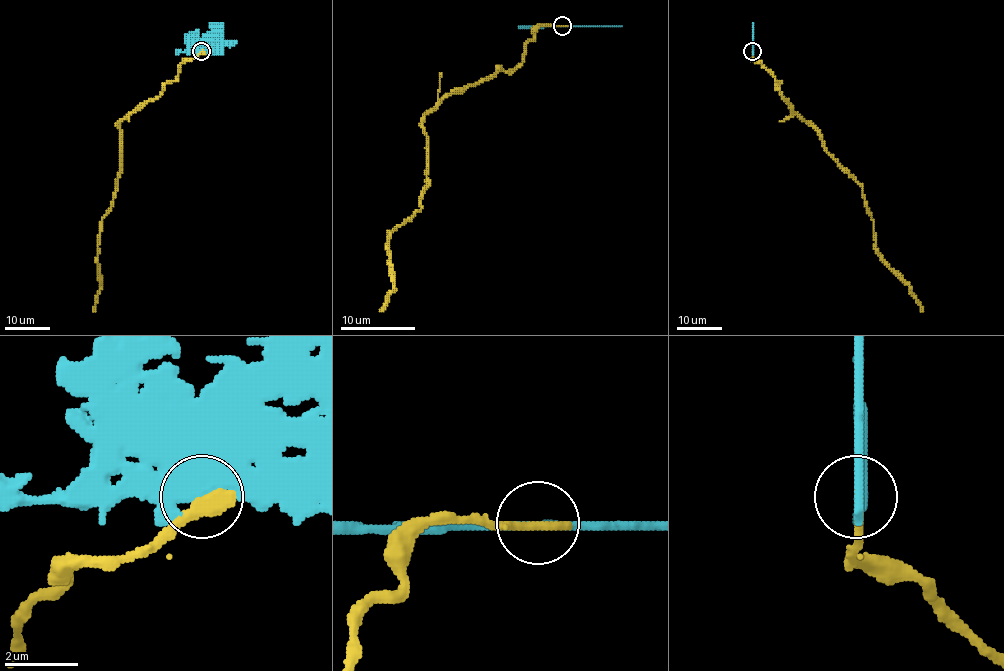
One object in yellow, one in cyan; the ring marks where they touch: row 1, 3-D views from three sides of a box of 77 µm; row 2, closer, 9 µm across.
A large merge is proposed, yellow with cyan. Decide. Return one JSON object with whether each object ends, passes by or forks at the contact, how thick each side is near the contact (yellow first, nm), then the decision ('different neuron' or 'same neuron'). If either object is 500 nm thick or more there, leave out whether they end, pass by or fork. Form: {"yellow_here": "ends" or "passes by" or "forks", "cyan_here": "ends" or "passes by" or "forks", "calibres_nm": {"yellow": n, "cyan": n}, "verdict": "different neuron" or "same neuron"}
{"calibres_nm": {"yellow": 440, "cyan": 600}, "verdict": "different neuron"}

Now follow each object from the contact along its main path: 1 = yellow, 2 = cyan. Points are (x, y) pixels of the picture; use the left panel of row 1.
1: (201, 51), (158, 96), (118, 123), (120, 174), (102, 219), (92, 312)
2: (201, 51), (219, 50), (237, 41)

